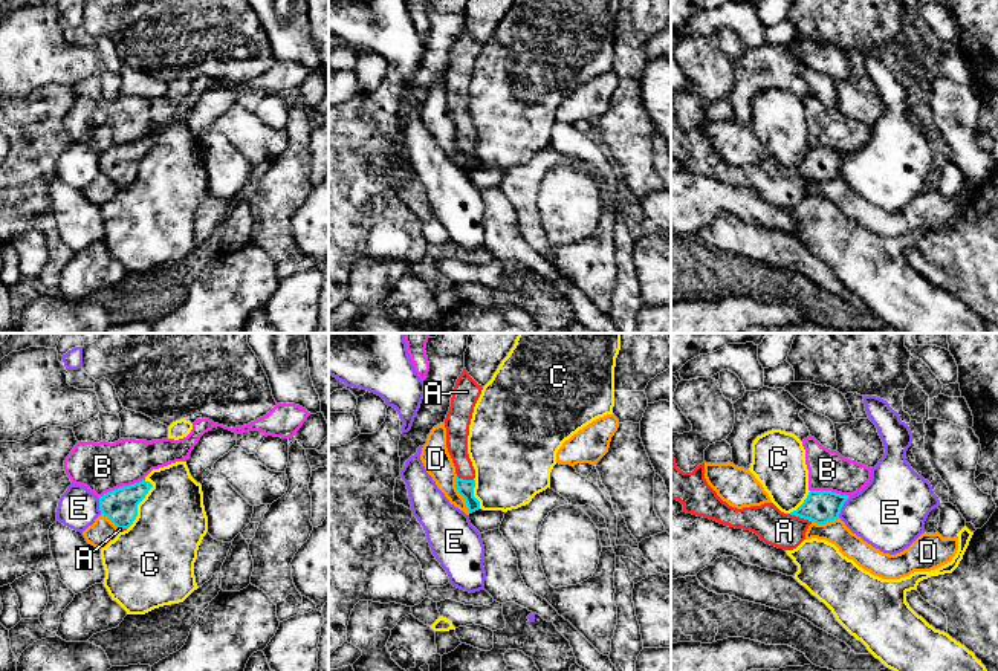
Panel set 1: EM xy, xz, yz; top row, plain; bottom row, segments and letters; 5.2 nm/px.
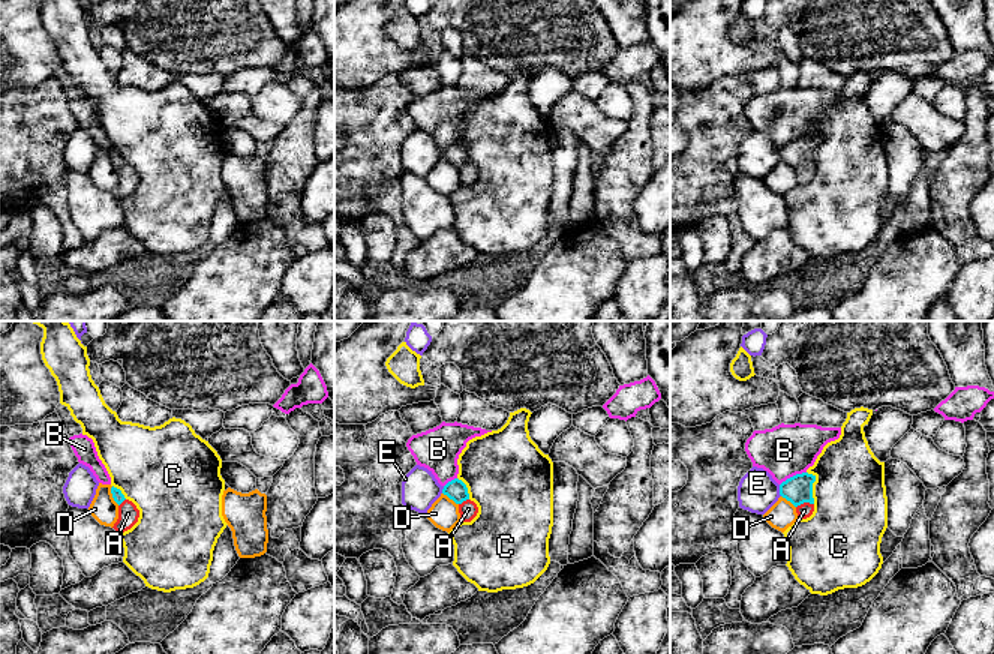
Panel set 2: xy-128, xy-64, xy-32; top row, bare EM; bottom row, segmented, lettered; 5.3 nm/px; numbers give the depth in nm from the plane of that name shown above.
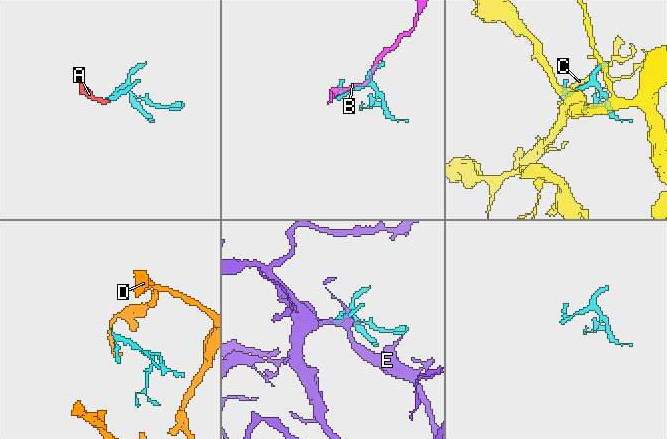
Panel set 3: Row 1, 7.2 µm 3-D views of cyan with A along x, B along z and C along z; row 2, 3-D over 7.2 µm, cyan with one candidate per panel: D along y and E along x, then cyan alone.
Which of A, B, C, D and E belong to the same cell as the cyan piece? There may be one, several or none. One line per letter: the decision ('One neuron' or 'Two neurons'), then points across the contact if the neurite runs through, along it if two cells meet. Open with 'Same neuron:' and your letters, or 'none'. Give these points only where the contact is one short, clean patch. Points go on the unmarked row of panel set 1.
Same neuron: A
A: One neuron. Path across: yz (821, 164), (800, 175), (784, 188)
B: Two neurons
C: Two neurons
D: Two neurons. Boundary: xz (456, 135), (456, 147), (469, 170)
E: Two neurons

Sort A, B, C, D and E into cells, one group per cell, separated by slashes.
A / B / C / D / E

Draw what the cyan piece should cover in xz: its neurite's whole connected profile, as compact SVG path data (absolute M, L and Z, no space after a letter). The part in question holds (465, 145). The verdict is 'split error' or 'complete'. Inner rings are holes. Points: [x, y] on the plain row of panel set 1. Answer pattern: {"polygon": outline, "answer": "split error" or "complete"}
{"polygon": "M463 26L452 47L451 64L445 76L446 105L457 131L455 145L465 156L469 171L480 167L480 159L474 154L475 127L468 112L468 93L481 47L483 44Z", "answer": "split error"}

